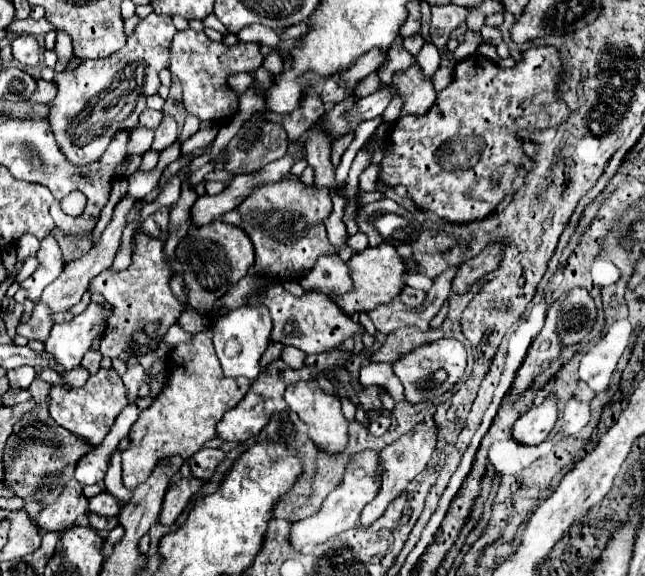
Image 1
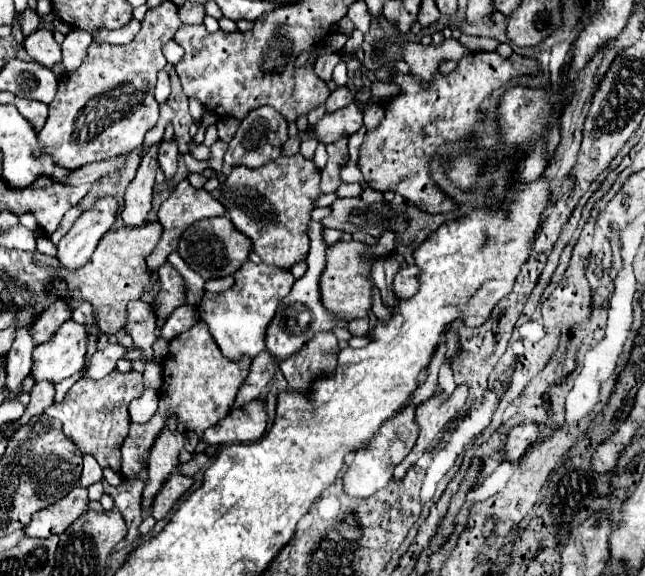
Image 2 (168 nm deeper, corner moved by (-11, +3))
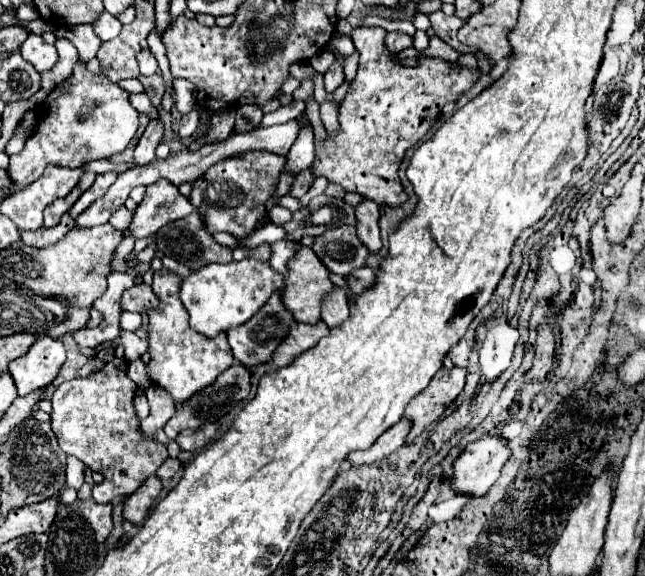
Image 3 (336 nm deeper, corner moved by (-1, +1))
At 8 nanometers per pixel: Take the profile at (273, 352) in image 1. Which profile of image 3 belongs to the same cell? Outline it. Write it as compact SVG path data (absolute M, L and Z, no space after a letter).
M233 364L229 370L225 370L225 374L221 374L221 378L209 386L209 390L203 390L201 394L197 394L197 398L191 398L189 402L185 402L185 406L179 406L177 412L173 414L173 418L165 424L165 434L169 440L175 440L177 434L181 434L187 428L197 428L205 422L217 422L221 418L225 418L229 414L229 408L235 408L239 402L247 400L251 390L251 370L243 364Z

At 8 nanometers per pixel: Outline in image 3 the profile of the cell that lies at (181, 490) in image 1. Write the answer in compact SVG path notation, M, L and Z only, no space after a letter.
M157 476L147 478L127 500L125 500L125 508L123 508L123 518L127 518L133 524L141 524L147 516L149 510L153 506L153 502L157 500L159 492L163 490L163 484Z

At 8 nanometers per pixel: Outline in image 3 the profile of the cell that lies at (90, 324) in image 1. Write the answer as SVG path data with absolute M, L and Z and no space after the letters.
M43 336L25 356L9 362L9 374L15 380L19 396L27 396L37 388L49 386L65 362L65 346L61 340Z

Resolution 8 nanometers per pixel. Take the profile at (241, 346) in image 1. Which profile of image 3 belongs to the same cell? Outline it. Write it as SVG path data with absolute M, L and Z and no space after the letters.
M245 258L241 262L213 264L205 266L205 270L193 272L181 284L181 302L191 316L191 328L207 338L215 338L221 332L225 334L229 328L245 324L263 308L275 290L283 288L283 284L283 274L275 272L269 262L253 262L251 258Z

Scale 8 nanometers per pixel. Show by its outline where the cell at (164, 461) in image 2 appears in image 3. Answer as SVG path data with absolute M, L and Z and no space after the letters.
M151 386L145 394L151 406L151 414L141 422L141 432L147 436L153 436L175 414L175 406L173 406L173 398L169 398L165 390L159 390L159 386Z

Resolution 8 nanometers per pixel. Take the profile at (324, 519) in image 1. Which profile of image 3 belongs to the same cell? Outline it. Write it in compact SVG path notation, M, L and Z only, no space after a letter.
M403 416L401 422L397 422L397 426L391 426L385 434L381 434L381 438L377 438L377 442L363 452L351 452L347 456L347 464L351 468L359 468L365 464L375 464L381 462L383 458L387 458L389 454L393 454L395 450L399 450L405 444L405 438L411 430L411 422Z

